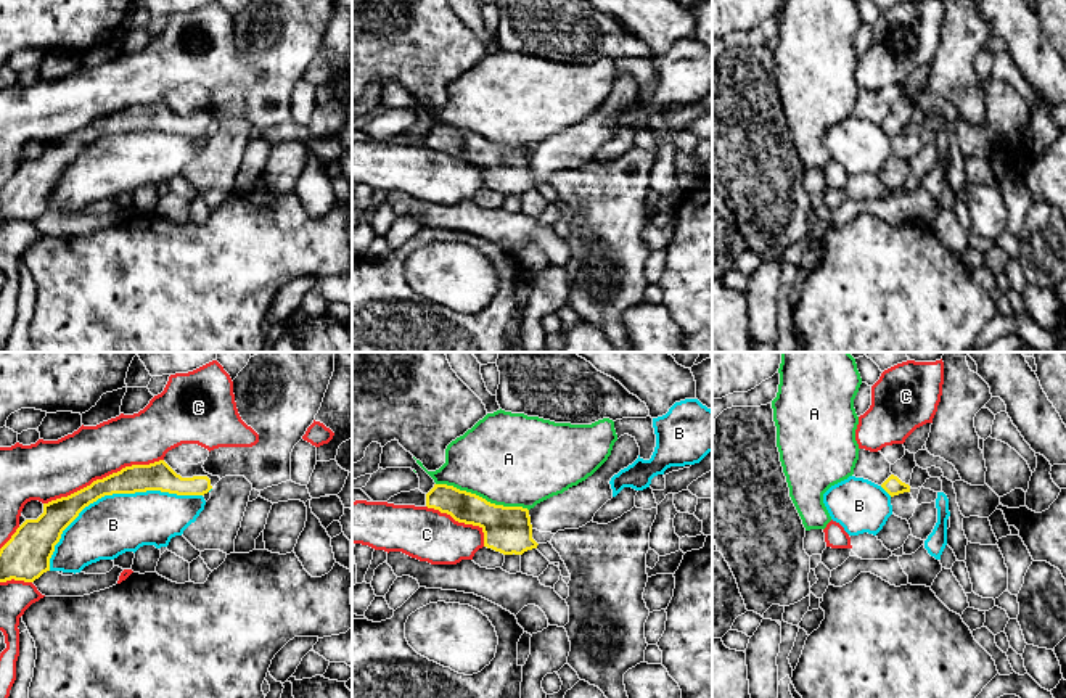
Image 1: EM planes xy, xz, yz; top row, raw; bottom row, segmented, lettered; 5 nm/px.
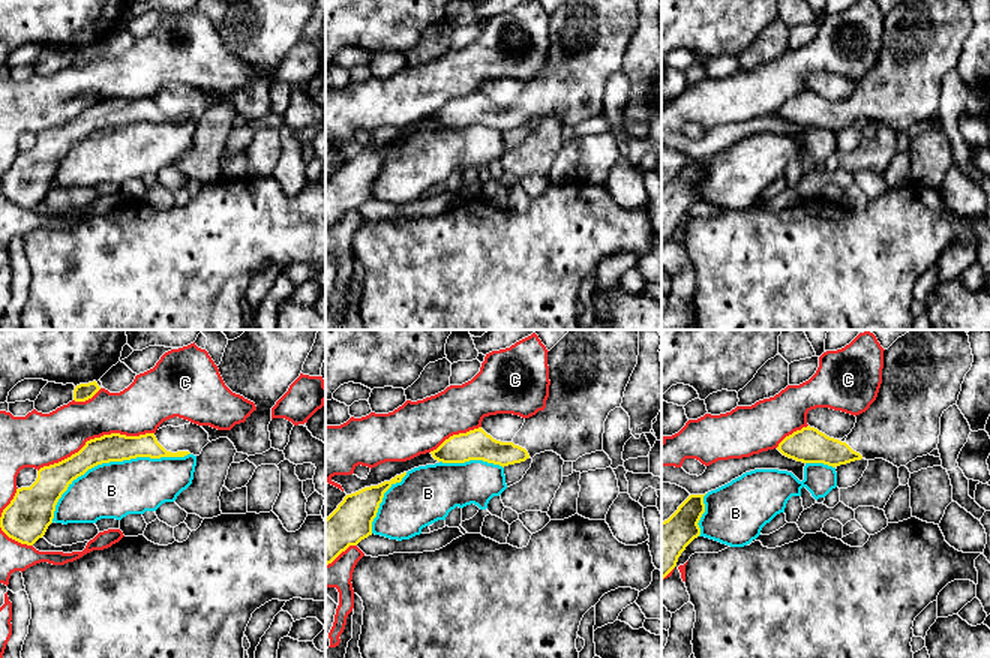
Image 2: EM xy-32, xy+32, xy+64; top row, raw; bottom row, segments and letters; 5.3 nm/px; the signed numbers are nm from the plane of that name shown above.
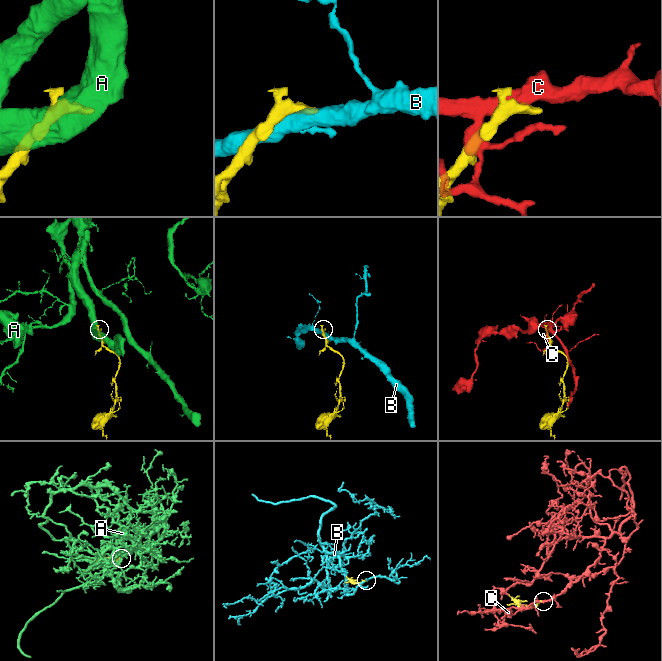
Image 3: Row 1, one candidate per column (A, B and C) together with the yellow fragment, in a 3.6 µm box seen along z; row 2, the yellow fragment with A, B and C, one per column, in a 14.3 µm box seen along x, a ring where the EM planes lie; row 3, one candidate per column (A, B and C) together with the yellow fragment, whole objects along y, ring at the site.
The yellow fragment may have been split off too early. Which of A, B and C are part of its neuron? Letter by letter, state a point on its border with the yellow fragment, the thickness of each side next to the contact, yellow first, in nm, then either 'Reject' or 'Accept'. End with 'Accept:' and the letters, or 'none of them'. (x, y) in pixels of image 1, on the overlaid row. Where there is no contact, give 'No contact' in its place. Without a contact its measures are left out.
A: Touches yellow at xz (481, 497). Thickness 240 nm (yellow) against 460 nm. Reject
B: Touches yellow at xy (111, 494). Thickness 140 nm (yellow) against 300 nm. Reject
C: Touches yellow at xy (103, 478). Thickness 140 nm (yellow) against 280 nm. Reject
Accept: none of them

